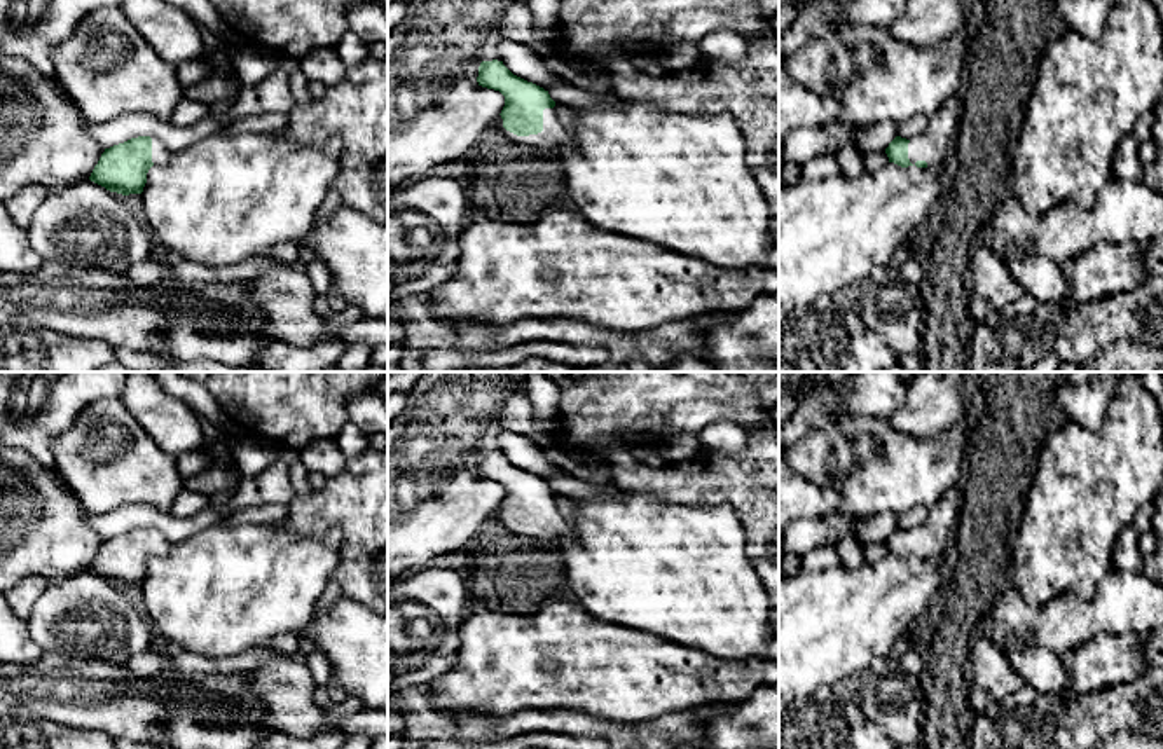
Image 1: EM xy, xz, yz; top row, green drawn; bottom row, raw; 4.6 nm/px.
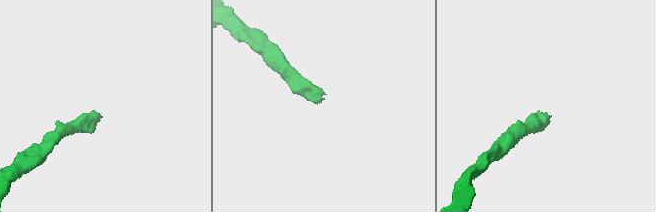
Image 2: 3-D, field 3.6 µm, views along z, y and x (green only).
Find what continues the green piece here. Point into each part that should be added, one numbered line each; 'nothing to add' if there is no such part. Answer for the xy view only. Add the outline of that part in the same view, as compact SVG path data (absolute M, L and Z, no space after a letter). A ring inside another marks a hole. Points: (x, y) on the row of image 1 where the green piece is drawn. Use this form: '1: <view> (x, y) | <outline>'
1: xy (159, 152) | M152 138L152 162L154 166L164 166L169 159L171 159L171 152L166 148L166 145L157 140Z

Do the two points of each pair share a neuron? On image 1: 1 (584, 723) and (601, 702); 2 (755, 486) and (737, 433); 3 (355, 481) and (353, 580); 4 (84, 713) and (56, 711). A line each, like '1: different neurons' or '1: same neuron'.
1: different neurons
2: different neurons
3: same neuron
4: same neuron

